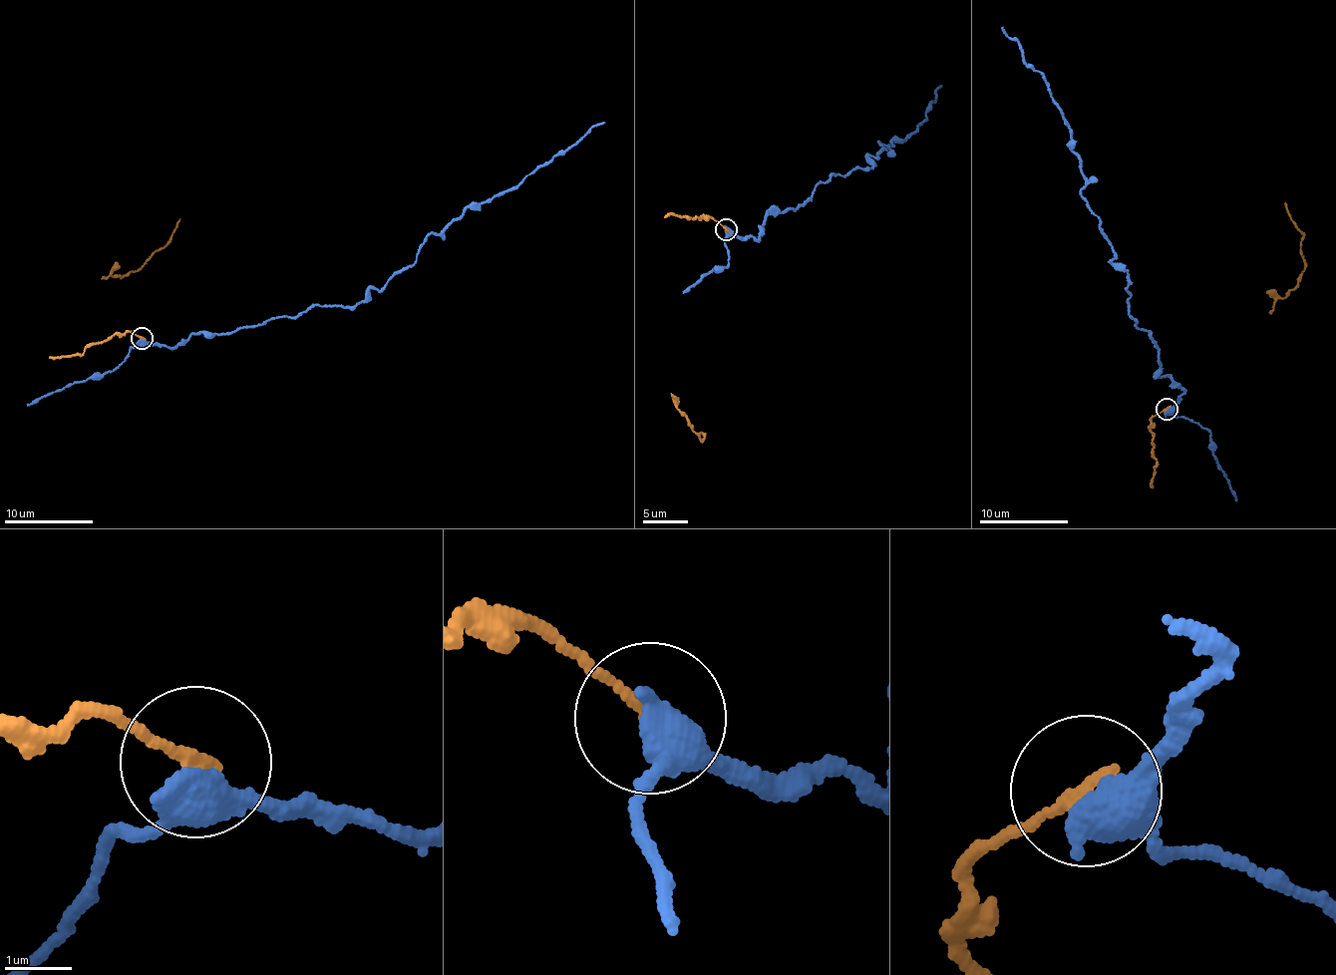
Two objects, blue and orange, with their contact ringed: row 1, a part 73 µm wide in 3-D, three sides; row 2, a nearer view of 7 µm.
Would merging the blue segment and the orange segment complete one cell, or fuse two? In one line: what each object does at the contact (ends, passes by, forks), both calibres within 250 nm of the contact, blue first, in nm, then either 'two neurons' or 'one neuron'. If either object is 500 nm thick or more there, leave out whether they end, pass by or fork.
blue passes by; orange ends there; 420 nm thick on the blue side, 180 nm on the other; two neurons

